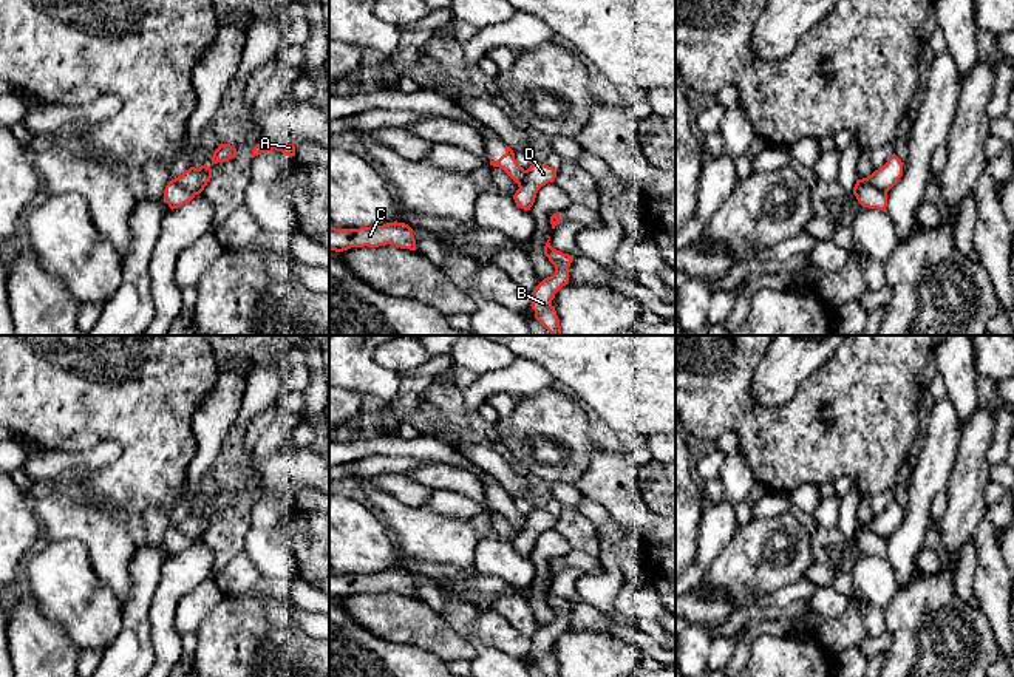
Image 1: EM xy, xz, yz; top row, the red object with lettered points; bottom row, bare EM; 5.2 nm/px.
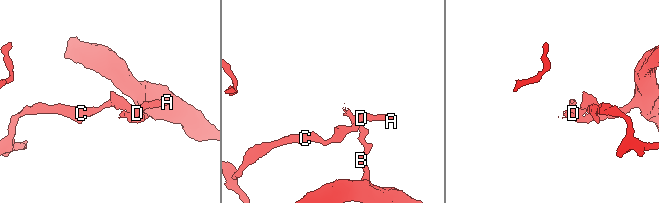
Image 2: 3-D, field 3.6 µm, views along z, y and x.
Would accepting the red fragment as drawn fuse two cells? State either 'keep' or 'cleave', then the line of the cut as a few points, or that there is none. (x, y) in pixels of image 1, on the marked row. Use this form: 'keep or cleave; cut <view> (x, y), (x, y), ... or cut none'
cleave; cut yz (860, 180), (886, 192)

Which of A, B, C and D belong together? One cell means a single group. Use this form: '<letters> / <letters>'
A C D / B

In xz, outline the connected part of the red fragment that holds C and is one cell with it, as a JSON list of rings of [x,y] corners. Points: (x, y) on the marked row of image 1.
[[[397,221],[360,229],[335,229],[329,224],[329,250],[343,252],[351,247],[379,247],[385,244],[416,250],[413,229]]]

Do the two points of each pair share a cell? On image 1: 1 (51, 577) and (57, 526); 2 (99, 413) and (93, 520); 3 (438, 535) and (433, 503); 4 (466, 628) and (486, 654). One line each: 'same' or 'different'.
1: different
2: different
3: different
4: same

